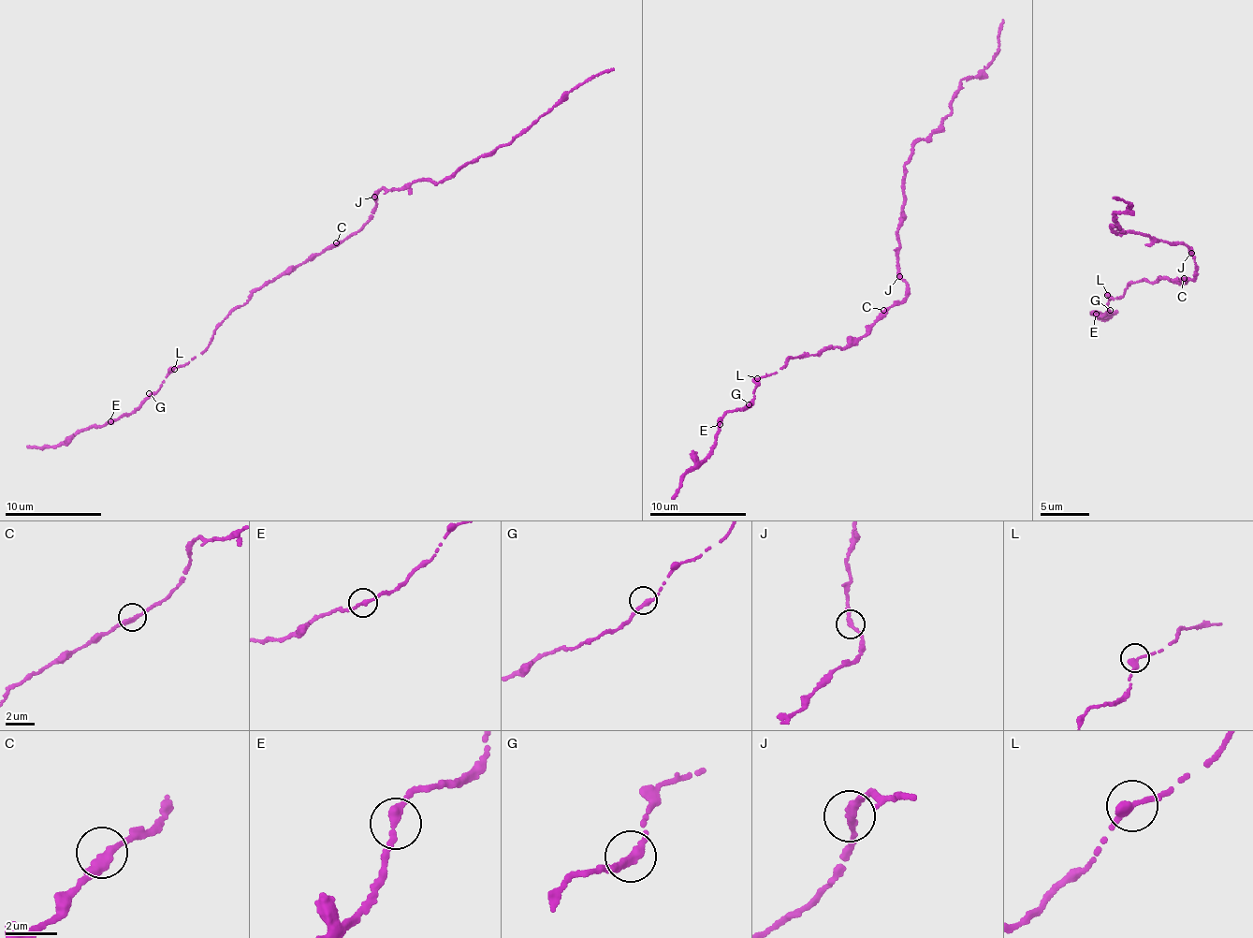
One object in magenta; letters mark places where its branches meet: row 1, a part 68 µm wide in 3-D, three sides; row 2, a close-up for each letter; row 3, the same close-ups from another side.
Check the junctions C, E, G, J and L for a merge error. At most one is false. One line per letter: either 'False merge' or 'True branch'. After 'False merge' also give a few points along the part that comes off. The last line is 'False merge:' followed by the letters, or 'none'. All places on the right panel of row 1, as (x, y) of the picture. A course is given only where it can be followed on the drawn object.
C: True branch
E: True branch
G: True branch
J: True branch
L: True branch
False merge: none

